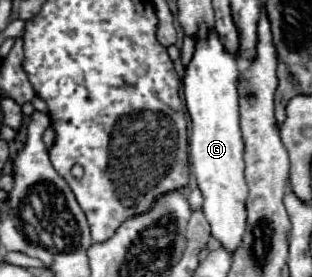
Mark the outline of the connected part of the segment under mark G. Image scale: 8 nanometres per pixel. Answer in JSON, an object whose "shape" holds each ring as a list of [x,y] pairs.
{"shape":[[[208,29],[206,37],[194,43],[194,55],[184,73],[184,97],[192,119],[190,133],[190,165],[198,187],[204,195],[204,215],[216,237],[228,251],[234,251],[246,229],[246,197],[244,181],[244,137],[240,131],[238,111],[238,67],[234,55],[224,47],[216,29]]]}

